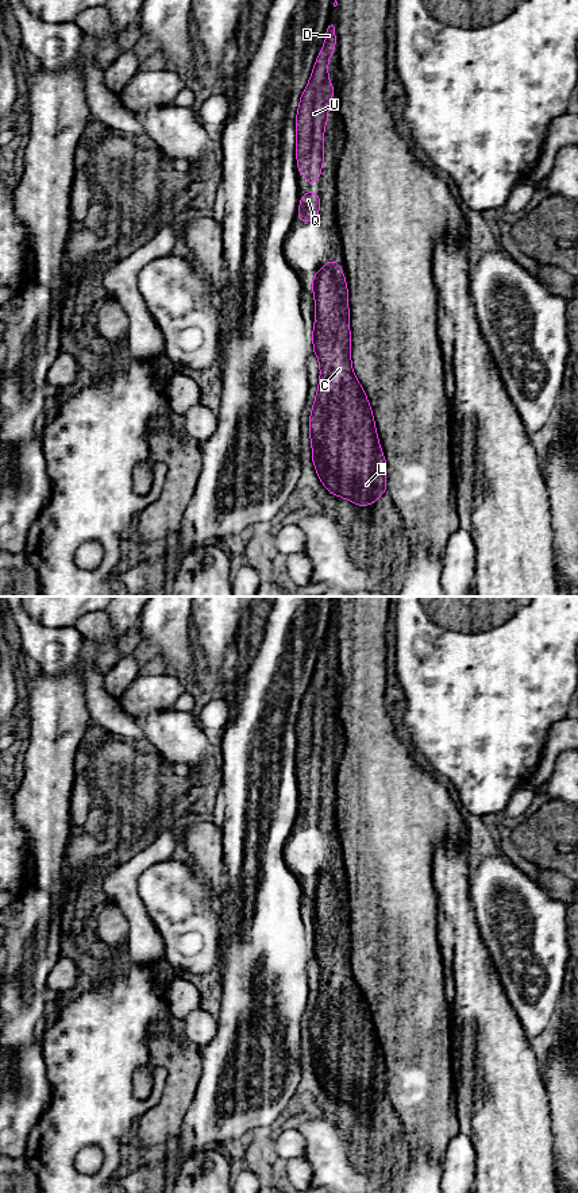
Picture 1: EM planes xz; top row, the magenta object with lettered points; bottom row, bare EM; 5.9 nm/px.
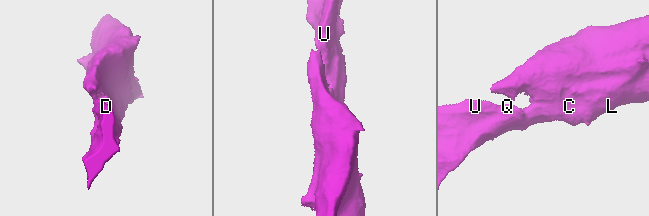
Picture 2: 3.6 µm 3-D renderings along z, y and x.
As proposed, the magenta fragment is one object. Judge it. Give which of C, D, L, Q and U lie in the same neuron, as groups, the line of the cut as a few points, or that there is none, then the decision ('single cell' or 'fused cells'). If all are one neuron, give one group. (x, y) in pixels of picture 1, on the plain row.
C D L Q U | no cut | single cell

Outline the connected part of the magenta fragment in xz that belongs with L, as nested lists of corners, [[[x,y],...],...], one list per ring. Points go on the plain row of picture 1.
[[[328,865],[311,884],[315,899],[313,958],[319,962],[320,987],[312,1018],[309,1041],[312,1065],[323,1090],[359,1112],[374,1109],[386,1097],[386,1066],[379,1051],[371,1011],[351,972],[348,933],[348,893],[342,872]]]

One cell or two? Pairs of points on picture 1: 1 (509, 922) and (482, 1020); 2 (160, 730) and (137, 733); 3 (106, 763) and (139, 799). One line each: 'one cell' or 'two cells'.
1: two cells
2: two cells
3: one cell

